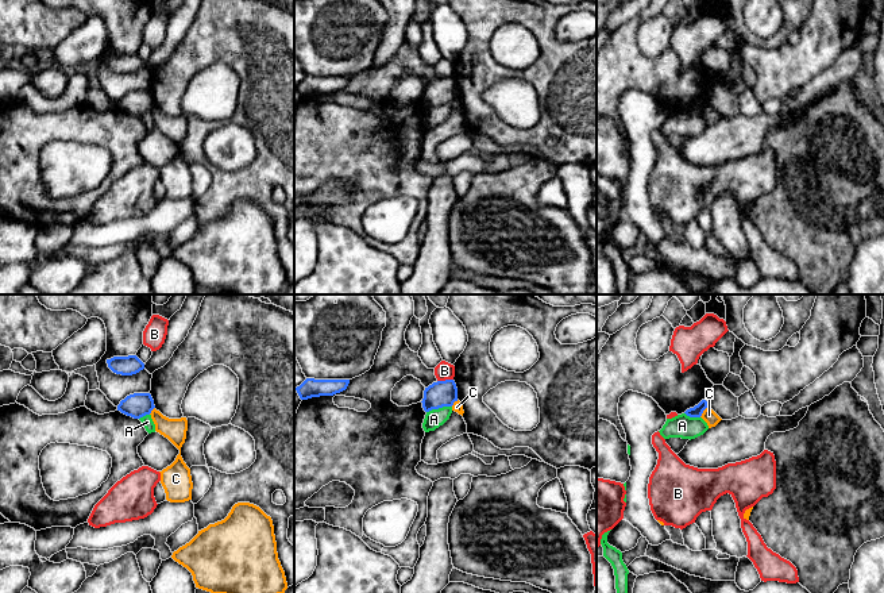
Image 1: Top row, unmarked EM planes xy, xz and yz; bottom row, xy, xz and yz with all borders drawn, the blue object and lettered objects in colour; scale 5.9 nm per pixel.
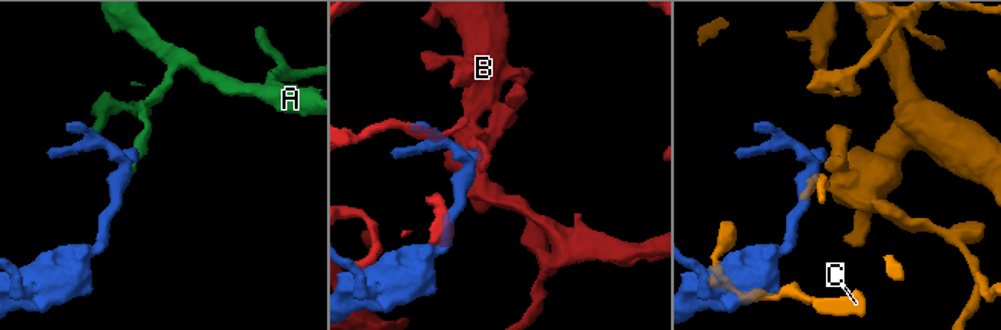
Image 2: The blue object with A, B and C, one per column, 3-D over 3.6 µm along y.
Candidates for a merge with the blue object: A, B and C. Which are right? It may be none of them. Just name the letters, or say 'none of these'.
none of these

